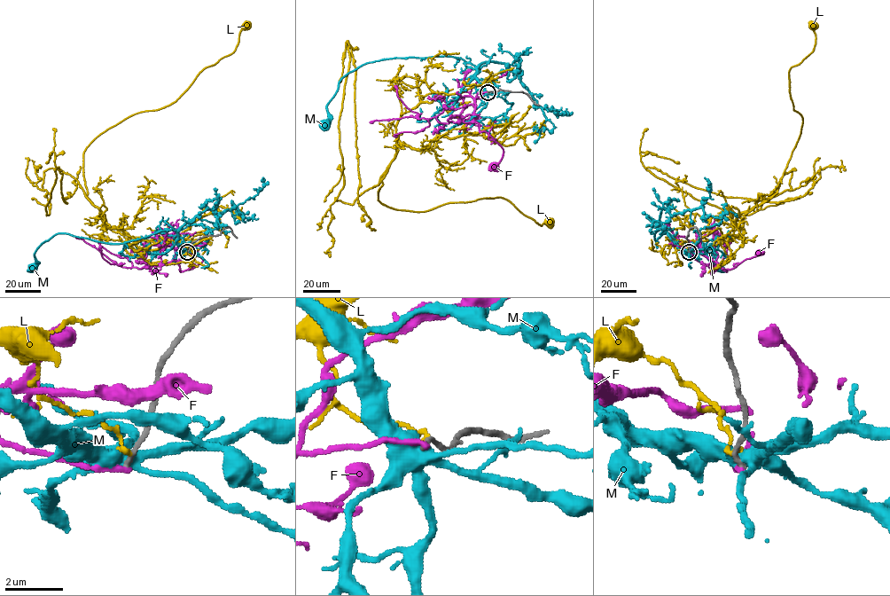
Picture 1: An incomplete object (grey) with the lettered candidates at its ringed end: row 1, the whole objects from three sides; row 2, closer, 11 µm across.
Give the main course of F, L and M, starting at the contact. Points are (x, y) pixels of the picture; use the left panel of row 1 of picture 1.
F: (187, 252), (175, 249), (174, 262), (181, 270), (192, 269), (202, 261), (194, 252)
L: (188, 250), (140, 250), (110, 229), (87, 196), (83, 154), (171, 105), (247, 25)
M: (187, 251), (176, 242), (175, 230), (160, 231), (120, 244), (58, 233), (38, 247), (35, 253), (33, 267)

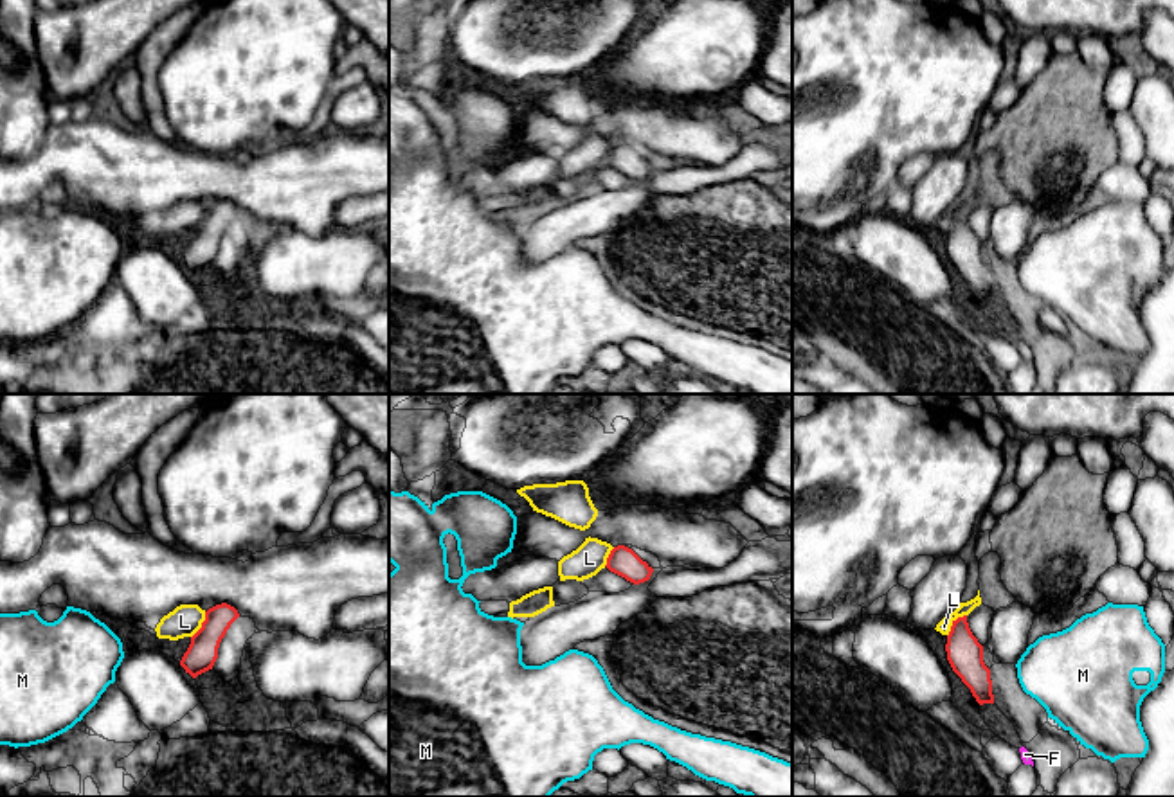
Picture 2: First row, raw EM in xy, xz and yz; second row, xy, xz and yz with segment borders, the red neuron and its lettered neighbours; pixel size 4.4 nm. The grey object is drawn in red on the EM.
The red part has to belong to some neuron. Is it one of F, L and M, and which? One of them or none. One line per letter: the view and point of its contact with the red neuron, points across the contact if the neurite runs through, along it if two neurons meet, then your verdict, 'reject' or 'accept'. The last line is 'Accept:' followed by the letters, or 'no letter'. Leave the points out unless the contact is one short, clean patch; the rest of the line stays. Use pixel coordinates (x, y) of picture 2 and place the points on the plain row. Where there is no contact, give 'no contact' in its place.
F: no contact | reject
L: yz (953, 220) | along yz (966, 211), (953, 220), (948, 232) | reject
M: no contact | reject
Accept: no letter

